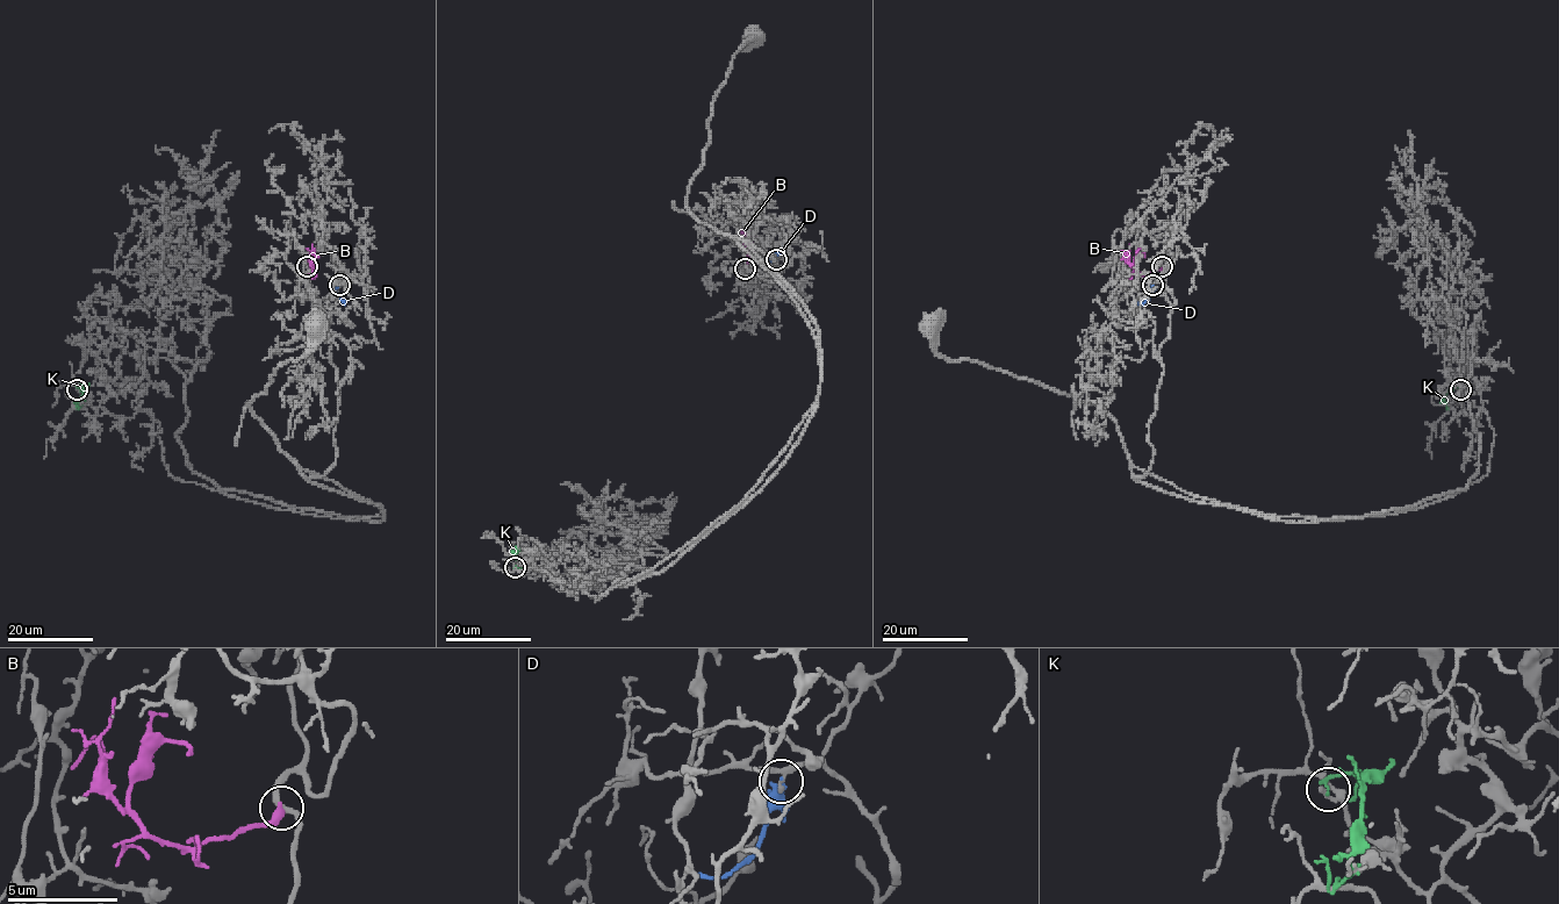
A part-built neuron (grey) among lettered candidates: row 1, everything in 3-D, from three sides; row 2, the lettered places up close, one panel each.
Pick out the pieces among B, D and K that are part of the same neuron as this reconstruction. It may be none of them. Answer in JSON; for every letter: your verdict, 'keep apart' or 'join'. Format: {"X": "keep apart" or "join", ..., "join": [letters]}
{"B": "join", "D": "keep apart", "K": "keep apart", "join": ["B"]}

